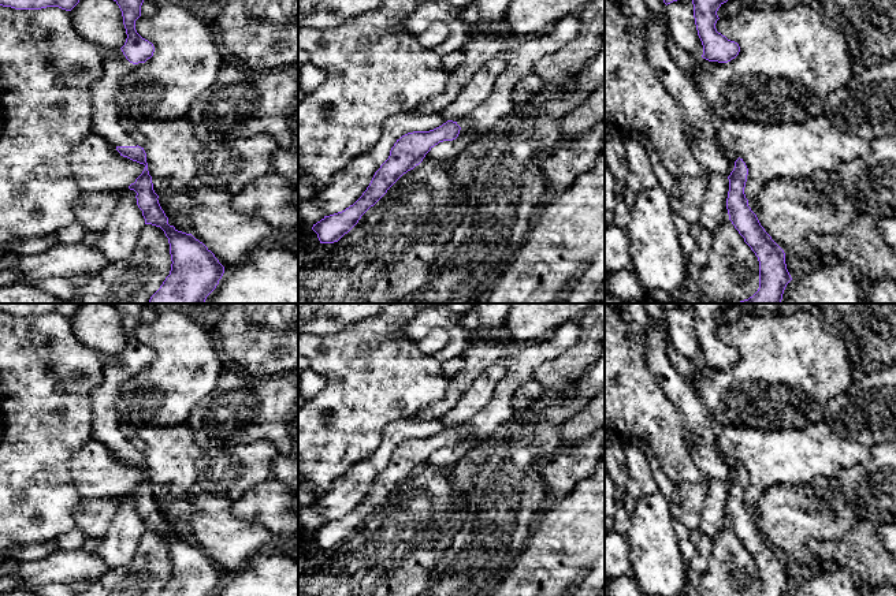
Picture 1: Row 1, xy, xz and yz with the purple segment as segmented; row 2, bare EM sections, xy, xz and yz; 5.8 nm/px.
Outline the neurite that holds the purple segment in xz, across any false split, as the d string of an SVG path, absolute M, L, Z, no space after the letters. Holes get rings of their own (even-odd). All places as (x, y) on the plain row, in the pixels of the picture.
M447 426L434 436L408 439L397 446L388 465L375 478L363 502L345 517L324 522L313 530L312 536L317 540L320 550L338 548L404 480L419 472L439 448L456 446L460 436L457 428Z

